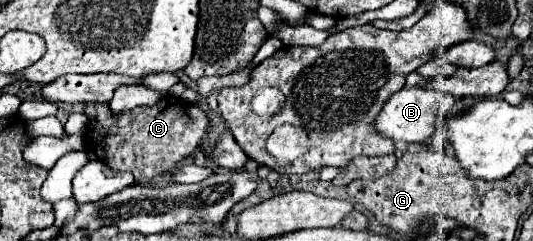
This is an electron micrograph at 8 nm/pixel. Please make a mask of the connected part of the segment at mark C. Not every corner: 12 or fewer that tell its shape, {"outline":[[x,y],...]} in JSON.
{"outline":[[173,95],[129,111],[85,103],[85,151],[133,173],[175,169],[203,145],[211,119]]}

